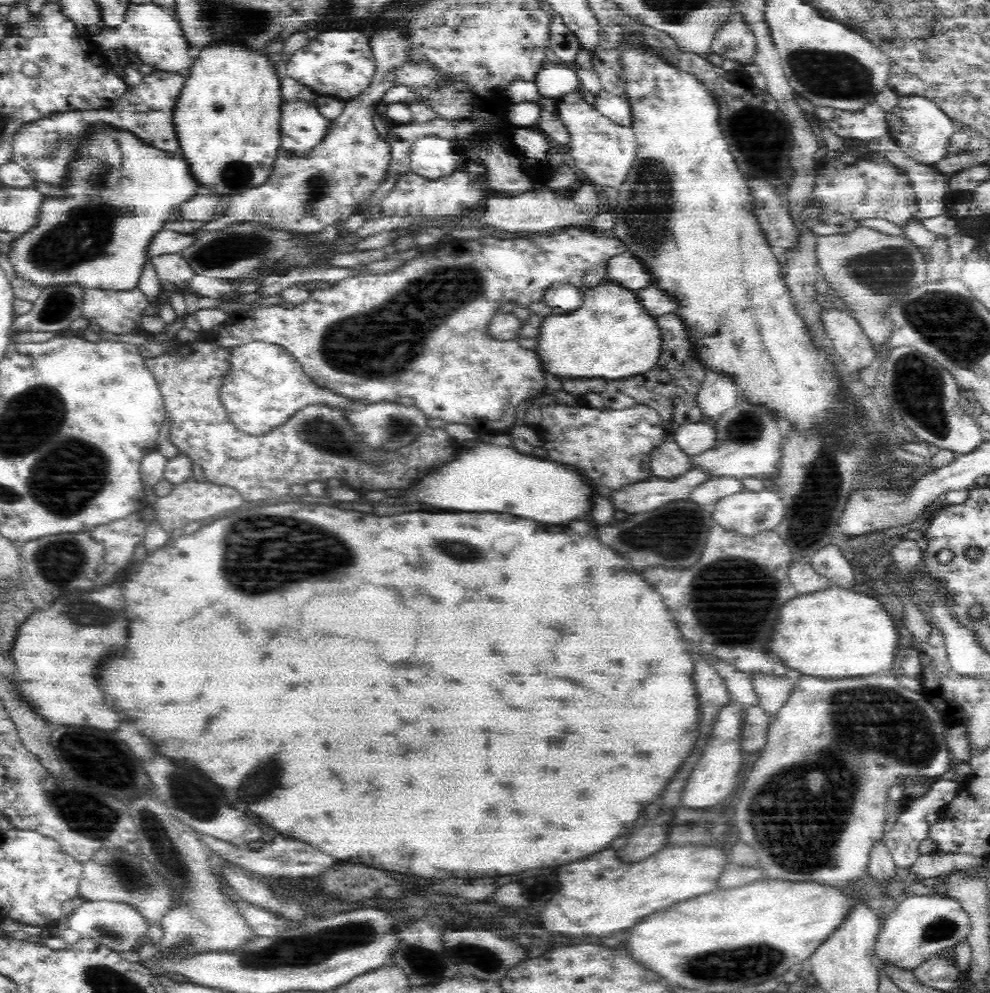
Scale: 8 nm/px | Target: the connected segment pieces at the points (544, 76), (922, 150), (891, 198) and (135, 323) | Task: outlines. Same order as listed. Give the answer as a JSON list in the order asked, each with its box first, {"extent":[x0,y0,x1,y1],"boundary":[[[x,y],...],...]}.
[{"extent":[535,62,582,98],"boundary":[[[551,62],[550,66],[545,67],[543,71],[537,77],[535,81],[536,87],[541,96],[547,96],[548,98],[564,96],[574,91],[582,90],[582,83],[580,83],[580,77],[578,77],[578,70],[573,65],[557,64]]]},{"extent":[887,96,954,165],"boundary":[[[900,96],[898,104],[887,112],[889,134],[908,158],[922,165],[934,165],[949,154],[950,137],[954,134],[952,119],[931,100],[923,96]]]},{"extent":[812,159,916,227],"boundary":[[[860,159],[852,165],[839,160],[819,166],[812,198],[822,207],[846,215],[854,220],[884,218],[902,227],[916,214],[916,193],[909,182],[907,173],[892,163],[876,163]]]},{"extent":[81,289,149,334],"boundary":[[[86,289],[81,306],[82,317],[87,318],[94,329],[126,334],[141,329],[140,320],[149,304],[147,297],[139,289],[124,291]]]}]

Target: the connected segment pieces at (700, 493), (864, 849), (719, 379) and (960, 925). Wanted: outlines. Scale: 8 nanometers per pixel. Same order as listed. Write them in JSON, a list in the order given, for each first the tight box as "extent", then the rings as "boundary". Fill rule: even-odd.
[{"extent":[688,477,744,508],"boundary":[[[712,477],[694,488],[688,500],[693,504],[711,508],[725,497],[739,494],[744,490],[742,482],[734,477]]]},{"extent":[734,675,966,885],"boundary":[[[798,675],[797,683],[793,686],[791,690],[790,696],[788,700],[783,704],[783,707],[778,711],[778,714],[772,716],[772,720],[768,726],[768,736],[766,736],[766,746],[761,750],[761,754],[759,758],[756,760],[754,764],[754,768],[752,771],[747,772],[744,777],[744,788],[742,794],[740,794],[740,798],[738,799],[738,804],[735,804],[734,807],[734,824],[736,824],[736,828],[740,830],[740,838],[746,842],[746,845],[752,846],[754,848],[753,852],[755,852],[755,856],[757,857],[757,864],[762,864],[764,868],[766,868],[766,874],[768,874],[768,878],[770,879],[780,879],[786,880],[790,882],[822,882],[822,883],[830,883],[832,885],[847,885],[848,882],[858,881],[860,878],[864,878],[866,876],[866,872],[868,870],[868,865],[870,863],[870,850],[874,848],[874,844],[878,842],[878,840],[883,840],[883,834],[886,832],[886,828],[890,825],[892,815],[889,810],[888,802],[888,788],[892,788],[892,786],[896,787],[904,778],[910,778],[910,776],[926,776],[926,777],[938,777],[943,778],[950,776],[955,778],[959,783],[962,783],[964,778],[966,778],[966,773],[964,767],[957,766],[955,763],[955,759],[952,756],[951,750],[948,748],[946,744],[946,739],[944,739],[944,732],[946,732],[946,724],[944,724],[942,717],[940,717],[940,713],[936,712],[936,709],[933,708],[932,705],[928,704],[928,701],[924,702],[924,697],[920,696],[918,691],[912,691],[908,688],[905,688],[898,681],[898,676],[872,676],[870,680],[866,680],[866,678],[854,678],[854,677],[840,677],[839,680],[823,680],[823,678],[817,678],[814,676],[801,676]],[[870,688],[876,688],[876,694],[872,694],[870,692]]]},{"extent":[696,372,739,421],"boundary":[[[709,372],[696,394],[696,406],[706,421],[716,421],[738,401],[739,388],[727,376]]]},{"extent":[873,894,970,971],"boundary":[[[927,894],[905,897],[887,917],[886,924],[877,932],[876,943],[873,946],[873,958],[879,967],[913,971],[940,951],[951,949],[958,942],[966,941],[966,936],[970,934],[968,913],[964,911],[962,903],[950,895]]]}]

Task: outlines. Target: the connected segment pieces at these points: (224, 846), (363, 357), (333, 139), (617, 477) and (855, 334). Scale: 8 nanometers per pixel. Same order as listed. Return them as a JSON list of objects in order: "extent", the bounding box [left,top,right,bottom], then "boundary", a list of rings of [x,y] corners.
[{"extent":[204,835,336,877],"boundary":[[[205,835],[204,843],[210,847],[212,854],[218,860],[224,859],[234,867],[240,867],[246,871],[268,877],[306,877],[312,874],[320,874],[320,871],[328,870],[328,866],[336,866],[336,858],[328,858],[328,854],[320,854],[314,846],[304,846],[304,842],[296,842],[294,838],[276,838],[261,849],[249,849],[245,846],[233,845],[228,841]]]},{"extent":[205,226,626,423],"boundary":[[[572,226],[567,227],[564,232],[554,232],[552,236],[534,236],[534,238],[502,238],[495,236],[480,236],[473,240],[452,240],[452,252],[439,251],[436,256],[416,257],[407,260],[395,270],[390,270],[384,274],[357,275],[343,279],[334,283],[326,290],[316,289],[310,294],[310,298],[302,304],[297,304],[292,308],[284,308],[280,305],[264,306],[254,310],[236,311],[222,323],[217,324],[205,334],[205,338],[212,340],[214,344],[222,348],[238,348],[240,345],[247,345],[254,341],[264,341],[273,345],[280,345],[281,348],[292,353],[299,362],[304,373],[312,379],[313,384],[322,389],[328,389],[342,396],[347,400],[354,400],[360,404],[370,405],[375,402],[406,400],[415,404],[428,418],[441,418],[448,423],[462,423],[462,418],[482,418],[482,420],[500,420],[502,416],[514,416],[516,408],[528,400],[536,398],[542,394],[546,387],[544,374],[536,370],[536,358],[532,358],[532,351],[522,348],[518,342],[499,342],[497,339],[487,334],[487,326],[498,314],[498,308],[502,304],[511,303],[527,307],[532,302],[542,301],[546,292],[553,285],[571,285],[585,290],[596,288],[600,284],[608,283],[608,260],[612,256],[626,252],[624,244],[620,240],[612,238],[607,232],[595,230],[593,226]]]},{"extent":[144,29,407,258],"boundary":[[[393,29],[376,33],[371,40],[371,48],[377,67],[375,80],[369,89],[345,103],[342,114],[335,118],[330,126],[327,138],[310,157],[296,158],[284,154],[278,155],[270,178],[260,186],[248,188],[236,196],[229,197],[221,215],[207,220],[196,233],[182,234],[176,231],[160,230],[148,242],[144,253],[148,258],[159,254],[181,253],[190,248],[200,234],[220,232],[238,222],[257,222],[273,230],[288,232],[317,233],[330,224],[338,224],[357,214],[357,208],[370,198],[374,191],[384,184],[392,160],[391,147],[387,140],[376,131],[372,116],[375,106],[382,96],[396,83],[396,70],[407,62],[406,41],[400,39],[404,29]]]},{"extent":[541,403,668,489],"boundary":[[[580,403],[577,406],[563,404],[548,404],[541,407],[541,422],[547,436],[542,438],[543,447],[552,461],[568,465],[569,468],[576,469],[580,476],[586,477],[594,487],[608,487],[610,489],[620,489],[621,487],[648,481],[651,476],[649,463],[651,454],[656,448],[663,444],[668,437],[668,432],[661,426],[660,415],[649,406],[636,405],[631,409],[612,410],[589,407]]]},{"extent":[820,308,877,370],"boundary":[[[836,308],[823,309],[820,320],[824,332],[832,339],[835,353],[852,370],[864,370],[875,361],[877,353],[850,313]]]}]

